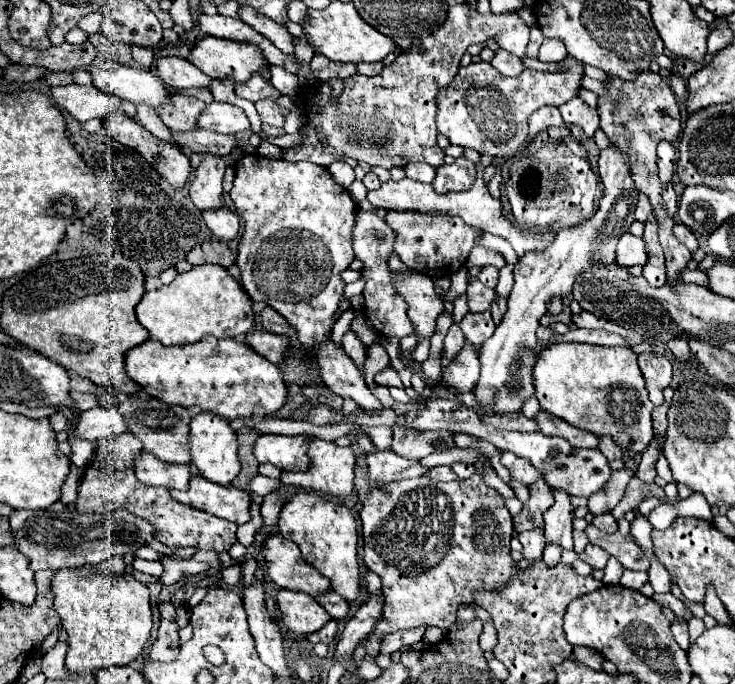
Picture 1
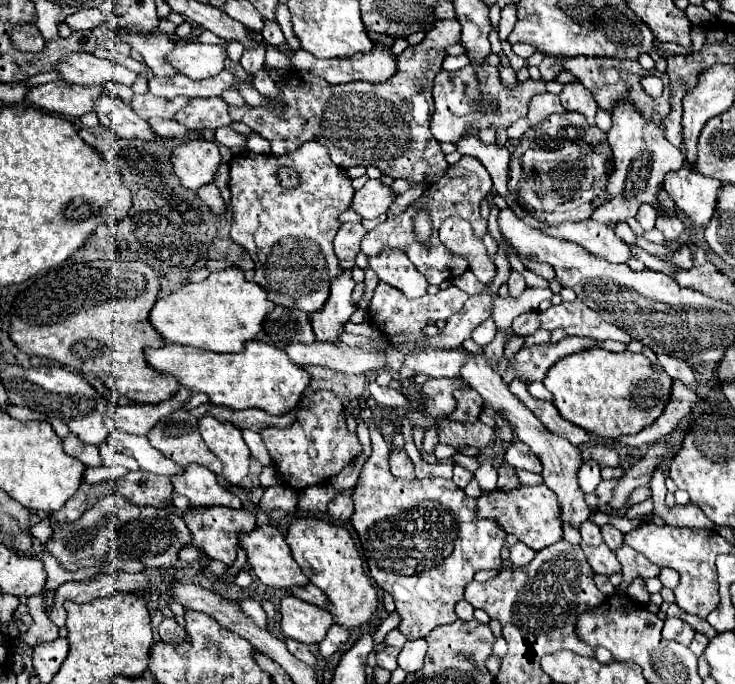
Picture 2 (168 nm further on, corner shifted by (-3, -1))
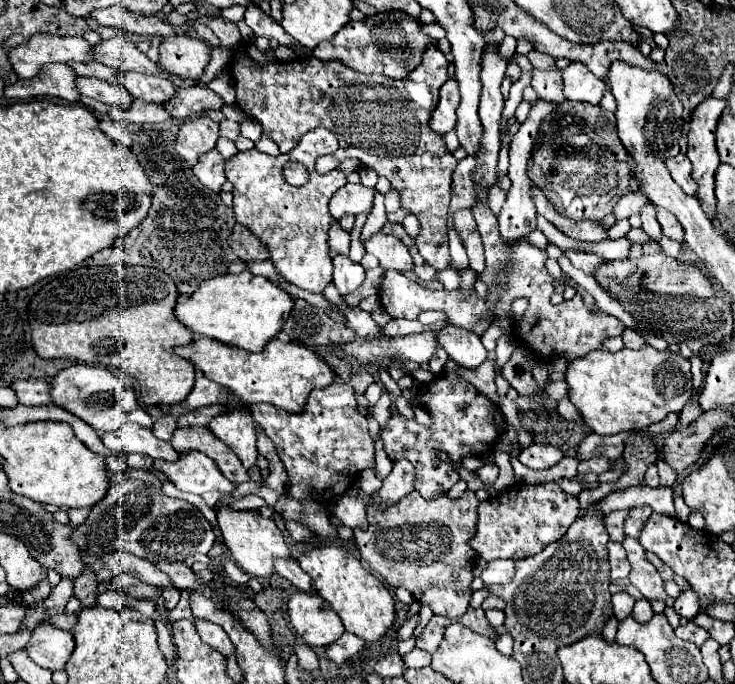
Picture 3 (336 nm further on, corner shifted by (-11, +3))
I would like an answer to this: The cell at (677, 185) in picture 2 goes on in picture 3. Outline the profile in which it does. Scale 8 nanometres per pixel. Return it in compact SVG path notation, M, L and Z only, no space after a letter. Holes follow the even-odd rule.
M678 153L676 157L668 159L668 161L666 161L666 167L668 167L672 179L682 187L684 193L696 195L696 183L694 183L694 179L690 177L692 163L688 161L688 157L686 157L684 153Z

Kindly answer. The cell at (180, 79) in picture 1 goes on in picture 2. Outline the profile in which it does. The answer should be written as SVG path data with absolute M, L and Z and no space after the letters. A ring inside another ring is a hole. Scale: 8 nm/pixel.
M158 33L158 35L124 35L124 41L144 57L144 63L154 71L154 75L158 75L158 77L178 75L176 69L172 69L172 65L168 65L168 61L166 61L166 55L174 49L174 43L166 35L162 35L162 33Z

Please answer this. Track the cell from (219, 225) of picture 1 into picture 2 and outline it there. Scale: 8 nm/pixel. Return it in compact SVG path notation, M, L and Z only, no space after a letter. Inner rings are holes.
M208 185L208 187L202 187L198 191L198 197L204 201L204 205L208 205L208 209L216 215L216 217L222 217L226 213L226 203L220 195L220 189L216 185Z

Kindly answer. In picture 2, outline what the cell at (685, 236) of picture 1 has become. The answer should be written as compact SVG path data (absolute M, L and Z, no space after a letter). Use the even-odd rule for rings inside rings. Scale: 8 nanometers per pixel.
M658 217L656 227L666 235L668 241L676 241L686 231L686 225L680 217Z

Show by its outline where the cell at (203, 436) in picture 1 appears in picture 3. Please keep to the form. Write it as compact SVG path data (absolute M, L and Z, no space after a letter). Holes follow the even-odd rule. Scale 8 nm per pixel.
M234 407L216 415L208 423L210 431L224 441L242 461L246 469L256 465L256 425L246 409Z

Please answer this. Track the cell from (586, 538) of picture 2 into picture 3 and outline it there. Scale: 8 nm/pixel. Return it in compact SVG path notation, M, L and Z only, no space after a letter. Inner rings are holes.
M612 511L606 515L604 523L610 535L610 541L624 541L624 517L628 517L628 511Z

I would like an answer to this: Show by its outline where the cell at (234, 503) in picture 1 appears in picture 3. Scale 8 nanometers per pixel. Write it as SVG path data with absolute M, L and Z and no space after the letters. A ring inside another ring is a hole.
M200 451L180 455L180 459L174 463L154 461L154 467L160 469L180 491L186 493L194 495L204 495L206 491L232 493L236 489L236 485L222 477L216 463Z

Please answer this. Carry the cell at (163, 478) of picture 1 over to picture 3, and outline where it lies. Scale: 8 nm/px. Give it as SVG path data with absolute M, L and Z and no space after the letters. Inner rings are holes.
M124 423L116 431L102 433L100 439L110 449L110 453L142 453L164 461L176 461L180 457L168 441L154 437L150 429L144 429L136 423Z

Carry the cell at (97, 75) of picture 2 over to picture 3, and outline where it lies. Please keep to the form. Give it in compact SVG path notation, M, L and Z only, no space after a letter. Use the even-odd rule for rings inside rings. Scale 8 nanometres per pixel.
M34 33L8 55L12 69L20 79L36 77L40 65L46 63L92 61L88 41L82 37L56 37L52 33Z

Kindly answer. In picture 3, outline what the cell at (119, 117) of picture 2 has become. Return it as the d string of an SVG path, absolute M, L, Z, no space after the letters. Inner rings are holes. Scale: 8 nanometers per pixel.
M76 77L76 89L80 89L84 97L94 97L106 105L120 105L122 109L128 109L132 101L130 93L122 85L110 85L96 77Z

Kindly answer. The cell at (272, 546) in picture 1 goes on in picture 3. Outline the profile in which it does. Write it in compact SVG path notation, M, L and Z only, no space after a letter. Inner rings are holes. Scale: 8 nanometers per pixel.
M216 503L214 511L218 517L218 527L222 531L224 543L230 549L230 555L234 557L238 567L244 569L250 577L266 579L274 573L276 557L290 559L290 549L286 547L286 537L272 519L262 517L258 511L240 511L240 509L232 509L230 505L224 505L224 503Z

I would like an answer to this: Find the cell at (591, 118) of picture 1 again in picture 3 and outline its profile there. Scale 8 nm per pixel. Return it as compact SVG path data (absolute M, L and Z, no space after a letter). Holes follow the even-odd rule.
M572 61L566 69L562 69L562 83L564 83L564 97L572 101L586 101L598 105L606 83L600 81L594 73L588 71L586 65Z

